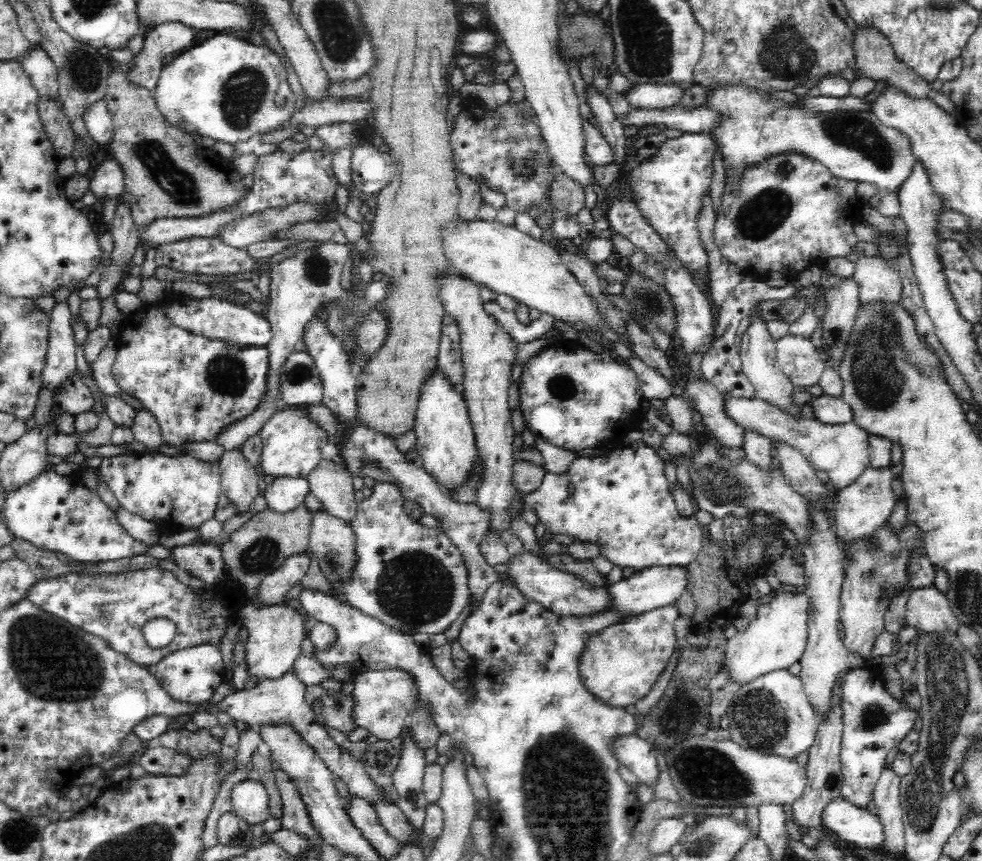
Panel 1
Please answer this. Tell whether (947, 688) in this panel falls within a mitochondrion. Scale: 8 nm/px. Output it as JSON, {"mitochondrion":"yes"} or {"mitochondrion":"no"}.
{"mitochondrion":"yes"}

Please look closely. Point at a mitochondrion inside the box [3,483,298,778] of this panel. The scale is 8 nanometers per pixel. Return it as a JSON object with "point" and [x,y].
{"point":[54,664]}

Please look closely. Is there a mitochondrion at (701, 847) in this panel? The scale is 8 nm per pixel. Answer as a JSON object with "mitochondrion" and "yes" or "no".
{"mitochondrion":"yes"}

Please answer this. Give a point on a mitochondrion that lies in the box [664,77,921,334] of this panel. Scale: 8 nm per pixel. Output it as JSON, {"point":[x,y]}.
{"point":[855,132]}

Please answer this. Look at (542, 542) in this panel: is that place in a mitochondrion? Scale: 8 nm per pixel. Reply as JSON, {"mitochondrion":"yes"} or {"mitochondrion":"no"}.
{"mitochondrion":"no"}

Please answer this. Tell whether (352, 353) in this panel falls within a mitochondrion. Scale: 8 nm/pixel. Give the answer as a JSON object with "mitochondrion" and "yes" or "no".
{"mitochondrion":"no"}

